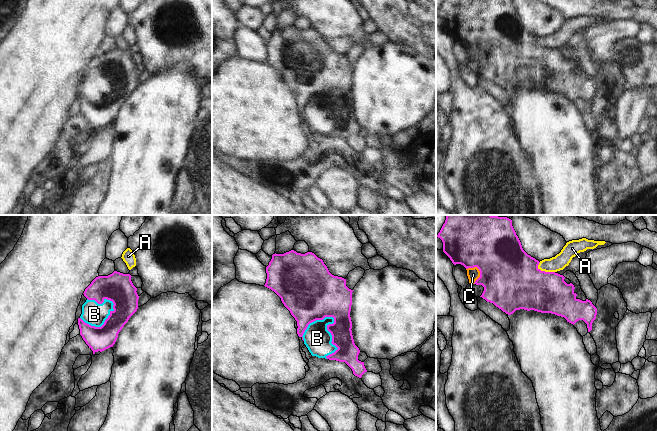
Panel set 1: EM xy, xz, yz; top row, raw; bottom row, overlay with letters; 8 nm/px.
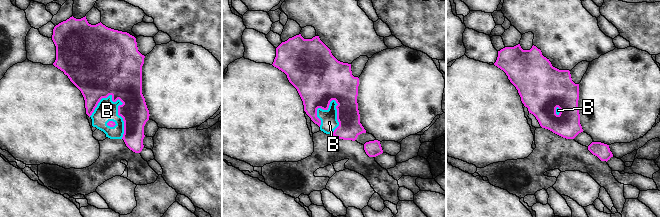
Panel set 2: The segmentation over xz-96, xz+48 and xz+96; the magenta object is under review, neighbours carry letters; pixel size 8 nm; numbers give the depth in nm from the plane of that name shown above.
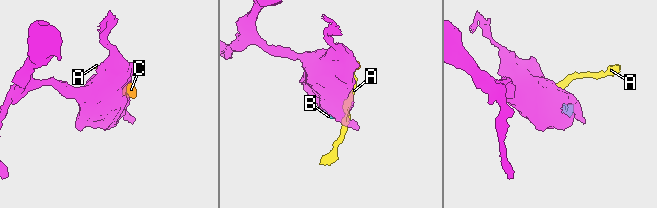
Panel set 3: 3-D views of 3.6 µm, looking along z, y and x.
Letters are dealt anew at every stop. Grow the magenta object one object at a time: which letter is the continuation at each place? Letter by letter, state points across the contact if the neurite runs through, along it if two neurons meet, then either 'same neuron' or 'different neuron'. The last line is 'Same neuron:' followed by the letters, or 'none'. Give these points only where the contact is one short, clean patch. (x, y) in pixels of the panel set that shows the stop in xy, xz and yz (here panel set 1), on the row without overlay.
A: different neuron
B: same neuron
C: border along yz (476, 42), (479, 47), (479, 53), (473, 59); different neuron
Same neuron: B

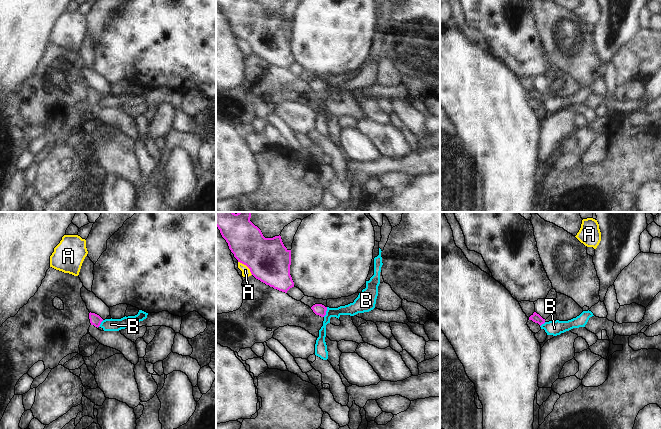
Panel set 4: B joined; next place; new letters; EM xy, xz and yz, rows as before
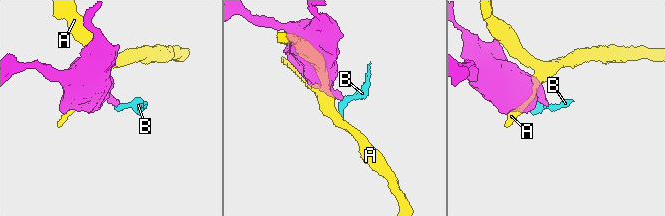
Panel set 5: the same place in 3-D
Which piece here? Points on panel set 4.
A: different neuron
B: border along xz (327, 83), (326, 89), (323, 92); different neuron
Same neuron: none

